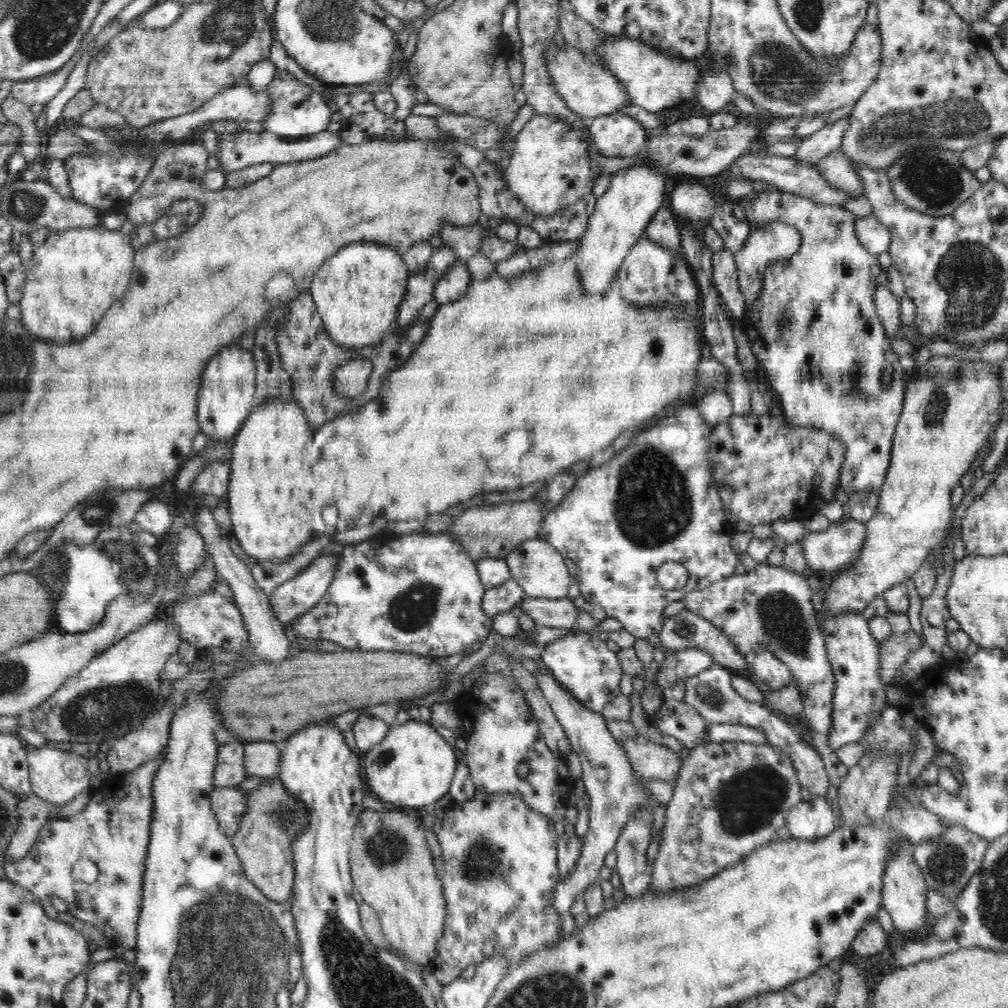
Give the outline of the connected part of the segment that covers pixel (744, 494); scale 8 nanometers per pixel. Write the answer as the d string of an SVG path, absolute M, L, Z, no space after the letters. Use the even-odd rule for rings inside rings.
M737 411L727 419L712 427L708 462L723 506L732 514L752 526L770 524L777 520L794 519L802 522L810 514L835 500L835 490L840 489L840 467L846 450L841 438L809 427L792 427L786 422L778 422L774 415L769 414L756 415L750 411Z

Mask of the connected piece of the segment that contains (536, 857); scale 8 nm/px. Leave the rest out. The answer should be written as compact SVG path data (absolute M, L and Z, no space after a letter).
M476 790L475 795L466 802L453 803L453 806L439 820L439 823L433 825L434 834L442 850L443 868L445 874L442 876L443 895L446 899L444 930L441 939L437 944L437 953L433 962L432 970L438 982L445 987L450 982L460 978L460 974L468 966L479 965L486 957L494 955L504 955L508 959L508 969L520 961L531 957L531 954L543 946L553 945L562 941L562 931L560 929L560 915L552 909L551 894L555 892L556 883L560 880L560 871L557 867L557 838L555 825L550 819L526 805L526 801L516 795L516 793L483 793Z

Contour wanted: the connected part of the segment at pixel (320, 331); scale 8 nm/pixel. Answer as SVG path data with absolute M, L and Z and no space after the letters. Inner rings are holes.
M309 292L300 293L280 313L280 319L276 324L276 345L280 351L280 361L284 370L289 374L293 387L293 398L300 403L300 407L306 413L310 427L316 432L322 428L322 424L338 418L338 416L359 411L376 398L382 391L386 378L404 360L397 358L394 343L397 339L388 337L376 345L370 347L346 348L338 346L326 332L323 320L318 314L317 306ZM358 358L371 359L373 364L368 386L364 392L355 397L342 397L334 391L334 374L336 370L346 362Z

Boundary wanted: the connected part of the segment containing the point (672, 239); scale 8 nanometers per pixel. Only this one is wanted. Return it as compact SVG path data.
M660 208L658 214L652 218L650 226L644 229L643 236L676 254L676 250L681 248L681 232L678 221L670 209Z

